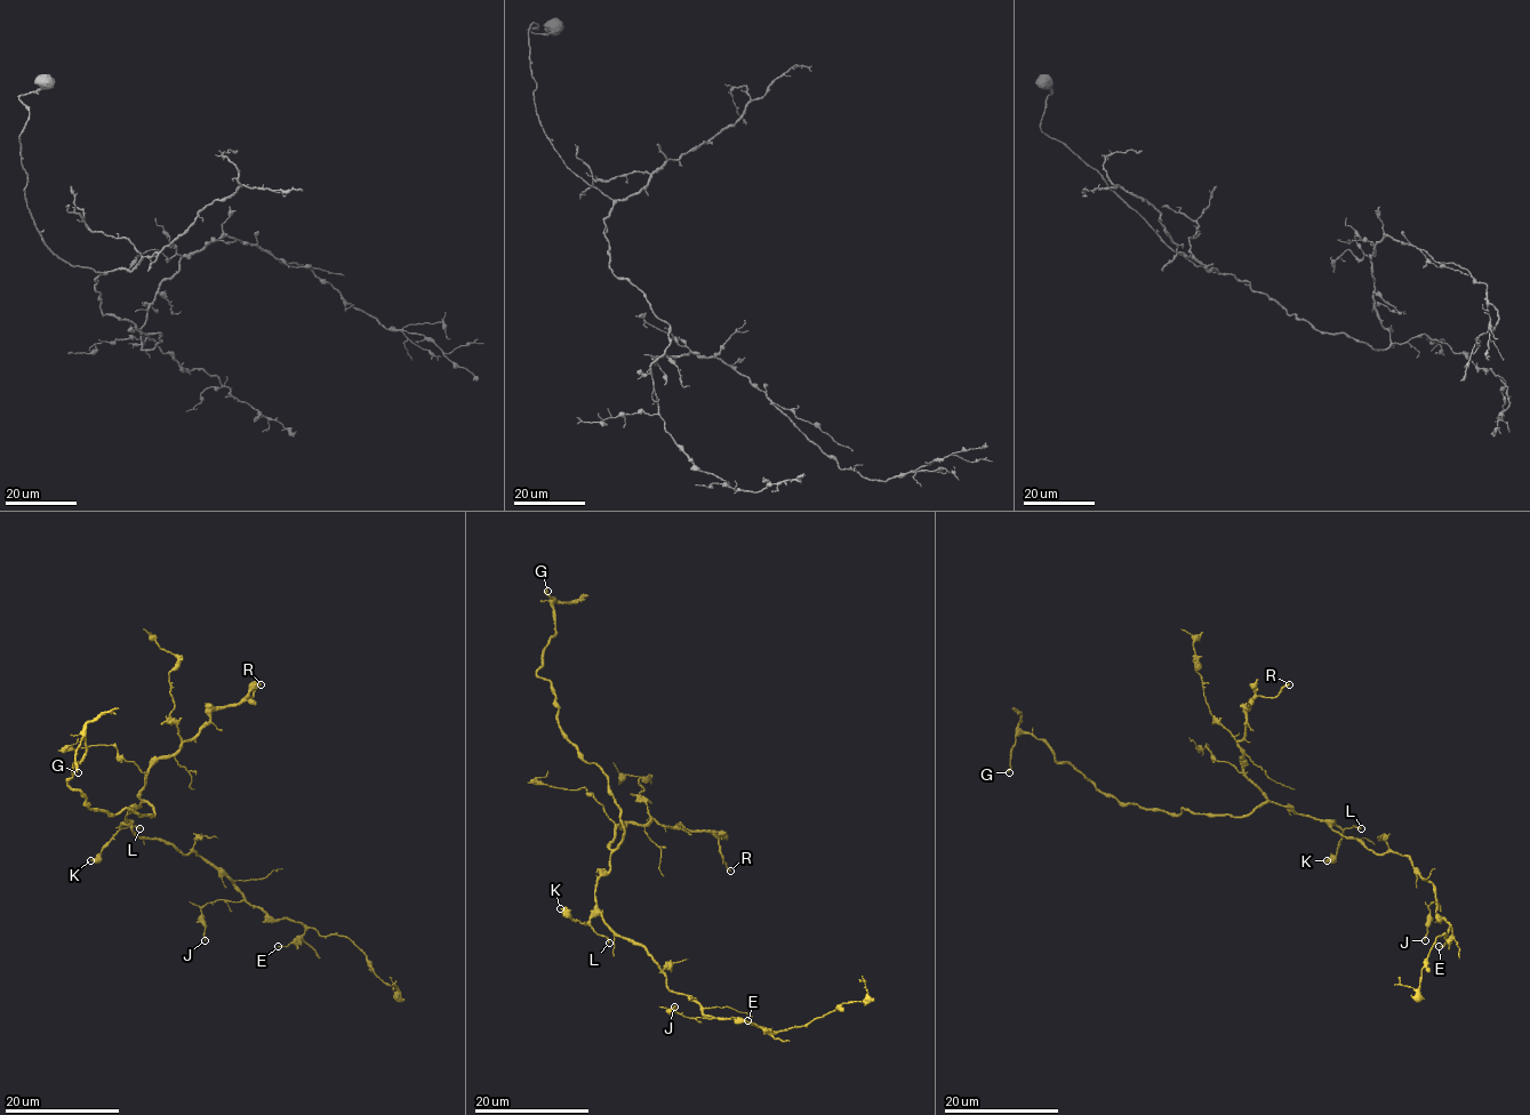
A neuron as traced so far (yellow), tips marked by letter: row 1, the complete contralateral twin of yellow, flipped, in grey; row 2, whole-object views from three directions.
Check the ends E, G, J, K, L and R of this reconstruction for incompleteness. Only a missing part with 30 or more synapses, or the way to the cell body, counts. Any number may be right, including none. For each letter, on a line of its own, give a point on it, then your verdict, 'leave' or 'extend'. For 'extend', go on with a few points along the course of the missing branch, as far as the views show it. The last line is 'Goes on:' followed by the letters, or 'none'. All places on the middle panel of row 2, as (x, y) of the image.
E: (747, 1020) | leave
G: (547, 591) | extend
J: (674, 1007) | leave
K: (560, 908) | leave
L: (609, 943) | leave
R: (730, 871) | extend | (730, 871), (750, 876), (826, 930), (836, 930), (854, 943), (873, 947), (931, 996)
Goes on: G, R

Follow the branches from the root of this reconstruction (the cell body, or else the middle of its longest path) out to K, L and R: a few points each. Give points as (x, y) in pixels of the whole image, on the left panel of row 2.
K: (125, 819), (113, 839), (90, 860)
L: (125, 819), (121, 829), (129, 825), (139, 828)
R: (125, 819), (139, 807), (139, 791), (150, 768), (193, 737), (213, 710), (235, 706), (261, 684)

